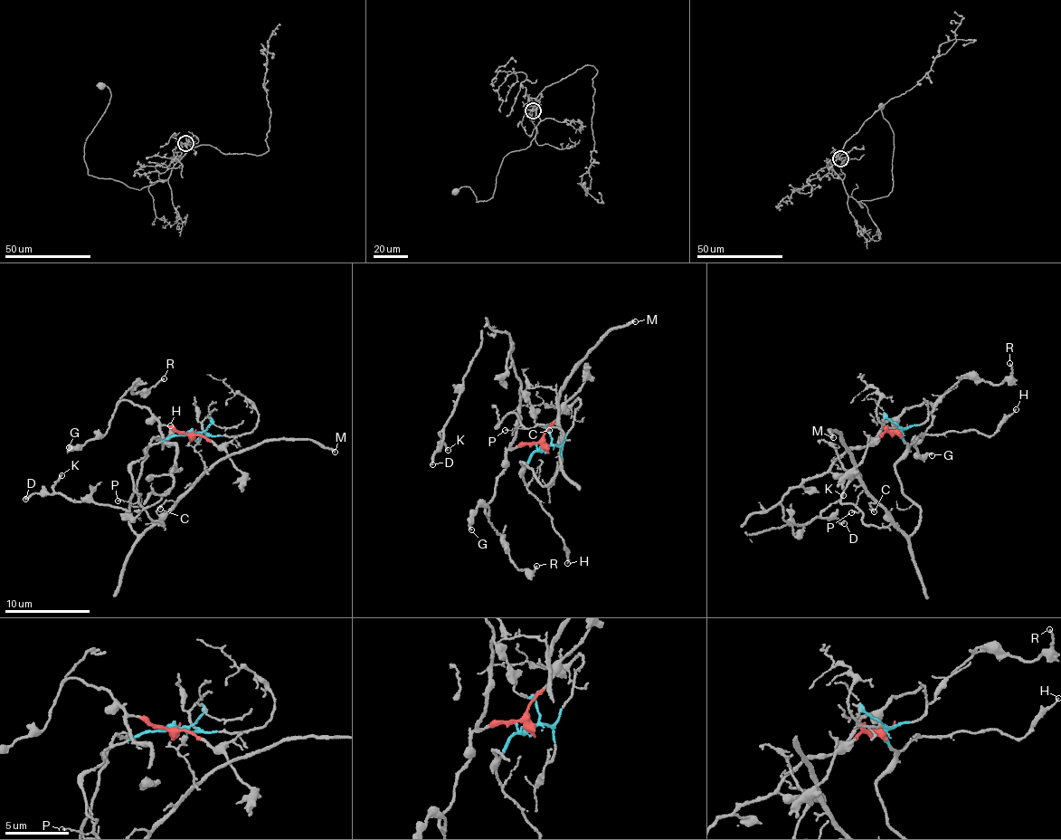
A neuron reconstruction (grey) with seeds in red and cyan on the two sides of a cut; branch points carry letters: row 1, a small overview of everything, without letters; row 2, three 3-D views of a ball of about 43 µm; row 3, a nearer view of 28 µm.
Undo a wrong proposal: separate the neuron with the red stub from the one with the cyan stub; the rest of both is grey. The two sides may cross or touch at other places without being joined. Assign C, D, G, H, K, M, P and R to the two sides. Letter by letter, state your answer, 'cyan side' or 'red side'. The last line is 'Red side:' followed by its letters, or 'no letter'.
C: cyan side
D: red side
G: red side
H: cyan side
K: red side
M: cyan side
P: cyan side
R: red side
Red side: D, G, K, R

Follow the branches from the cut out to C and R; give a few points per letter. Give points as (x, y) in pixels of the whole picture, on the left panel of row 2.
C: (192, 434), (148, 449), (128, 522), (144, 533), (175, 504), (160, 508)
R: (192, 434), (174, 431), (145, 408), (118, 401), (136, 382), (136, 393), (148, 392), (165, 377)

